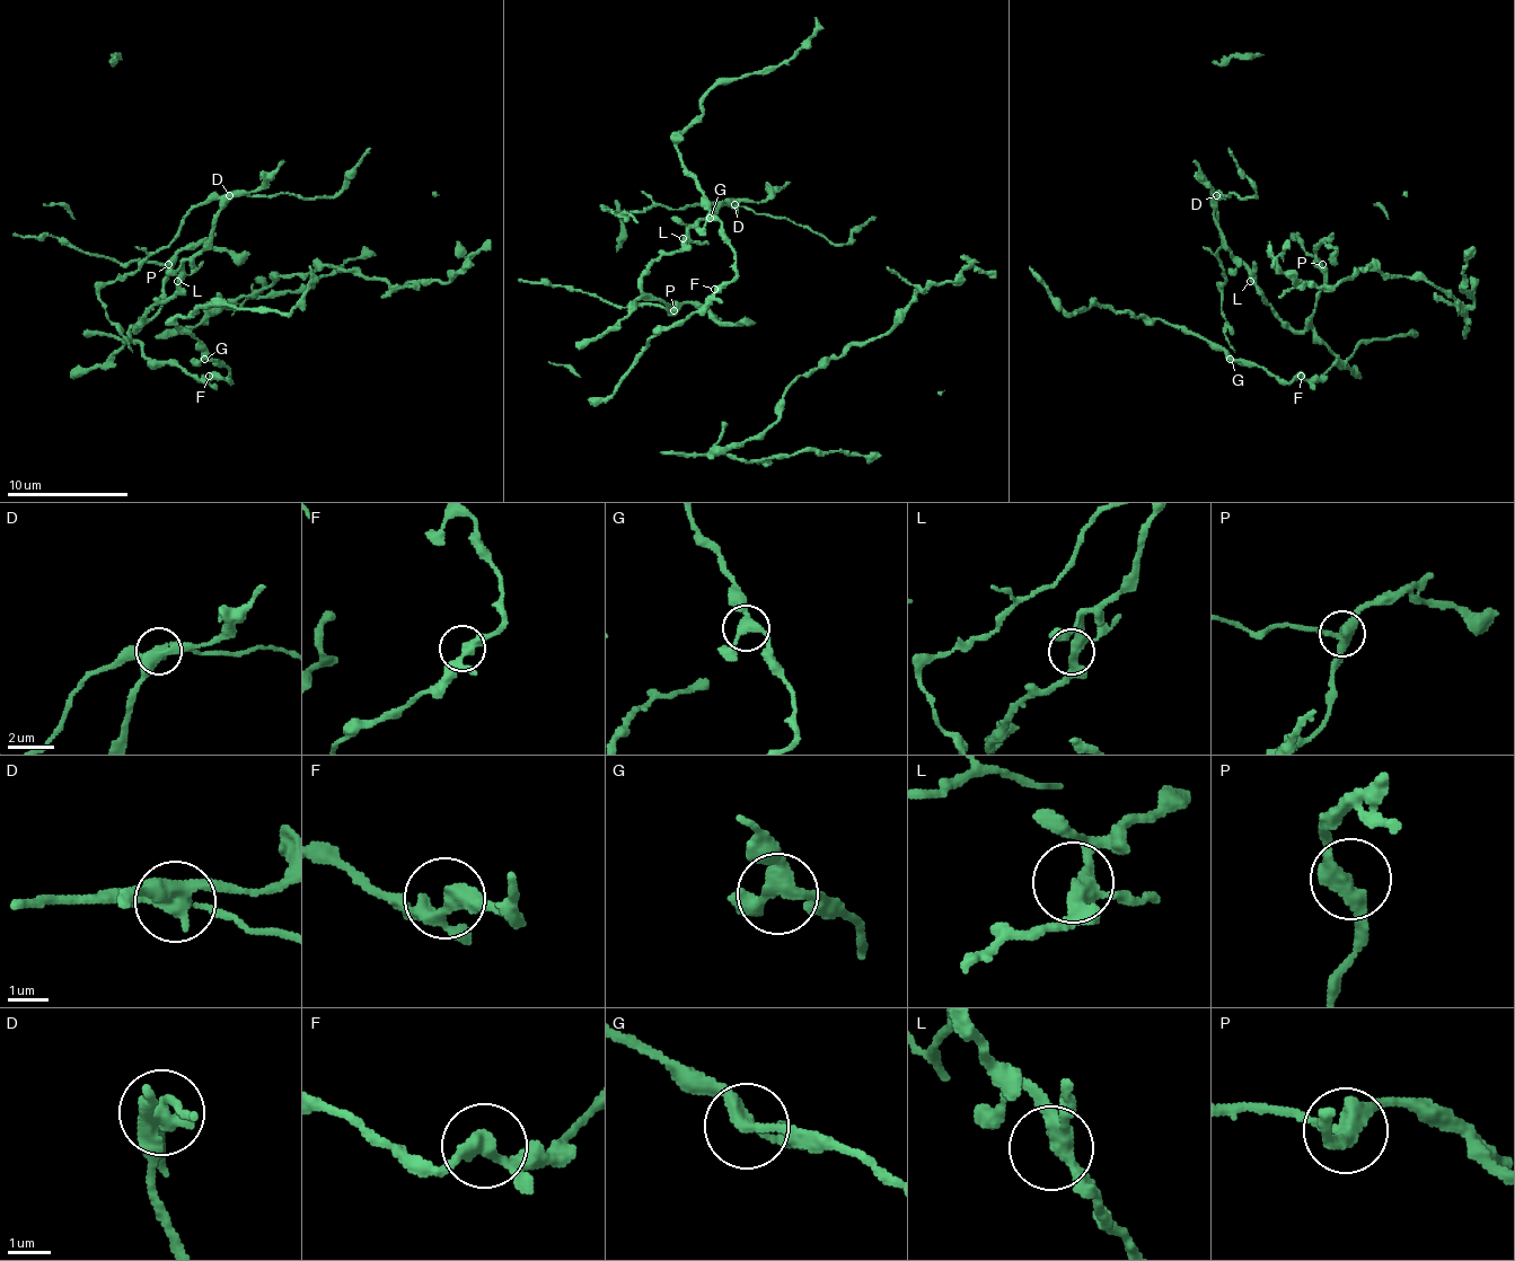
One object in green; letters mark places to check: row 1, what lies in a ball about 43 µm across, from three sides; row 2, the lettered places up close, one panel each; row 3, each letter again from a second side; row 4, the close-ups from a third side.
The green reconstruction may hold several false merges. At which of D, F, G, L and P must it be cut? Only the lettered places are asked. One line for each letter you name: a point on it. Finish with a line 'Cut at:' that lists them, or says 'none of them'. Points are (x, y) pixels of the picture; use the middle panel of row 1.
D: at (734, 204)
P: at (674, 310)
Cut at: D, P

